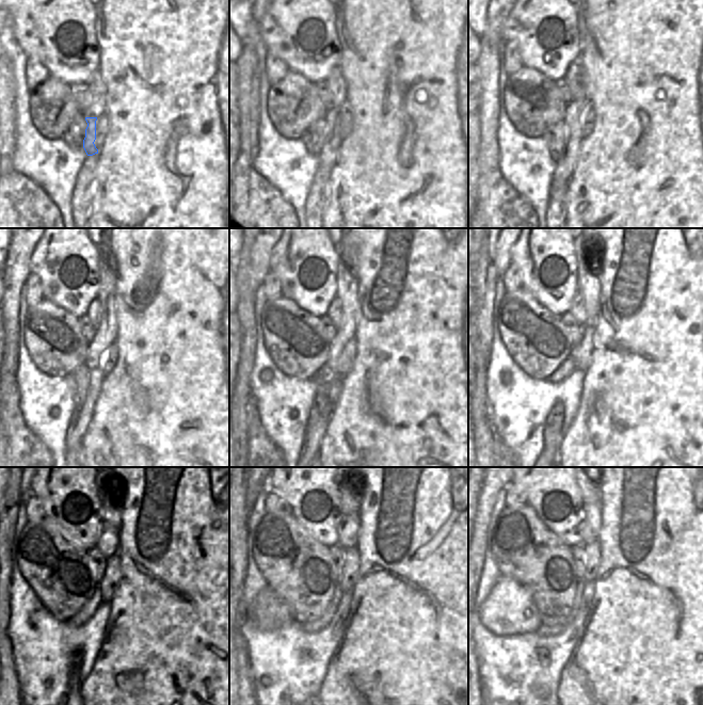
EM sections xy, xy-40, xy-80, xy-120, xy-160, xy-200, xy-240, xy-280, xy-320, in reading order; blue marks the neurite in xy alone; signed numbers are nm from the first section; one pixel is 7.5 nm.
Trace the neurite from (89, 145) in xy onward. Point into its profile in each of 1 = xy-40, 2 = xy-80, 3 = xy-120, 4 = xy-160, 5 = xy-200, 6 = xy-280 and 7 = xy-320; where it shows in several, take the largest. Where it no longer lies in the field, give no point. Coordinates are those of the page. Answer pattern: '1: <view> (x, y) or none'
1: xy-40 (328, 158)
2: xy-80 (574, 109)
3: xy-120 (106, 334)
4: xy-160 (347, 285)
5: xy-200 (588, 281)
6: xy-280 (349, 489)
7: xy-320 (591, 489)

